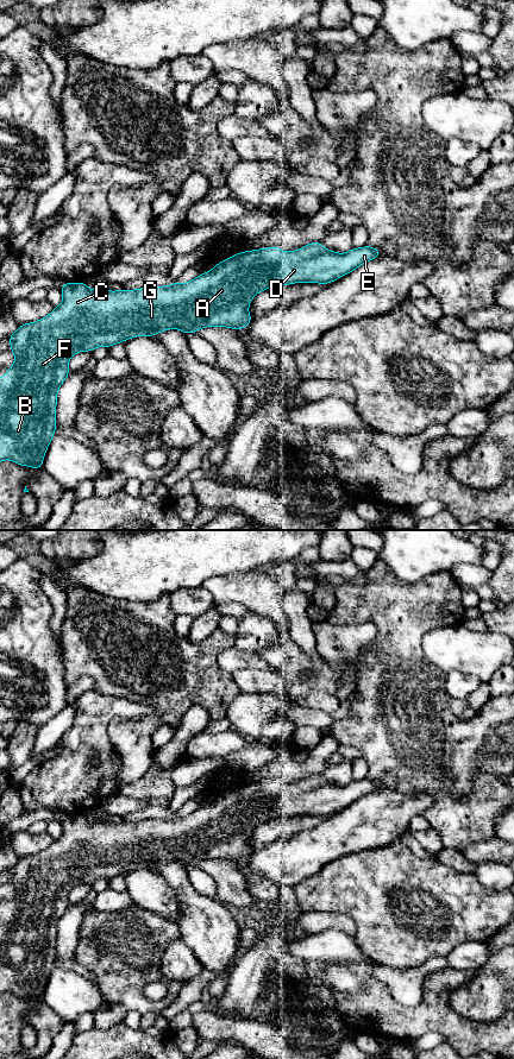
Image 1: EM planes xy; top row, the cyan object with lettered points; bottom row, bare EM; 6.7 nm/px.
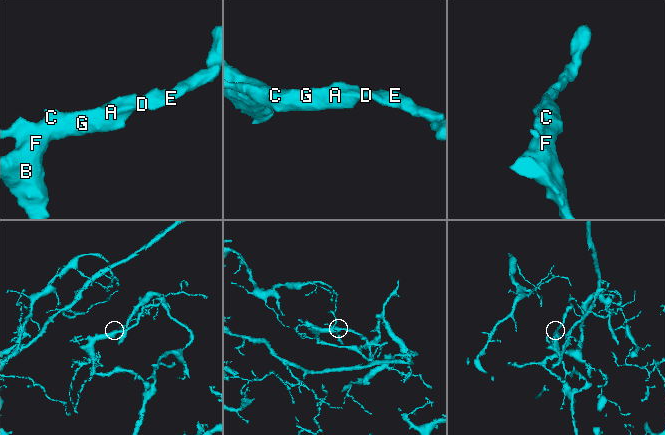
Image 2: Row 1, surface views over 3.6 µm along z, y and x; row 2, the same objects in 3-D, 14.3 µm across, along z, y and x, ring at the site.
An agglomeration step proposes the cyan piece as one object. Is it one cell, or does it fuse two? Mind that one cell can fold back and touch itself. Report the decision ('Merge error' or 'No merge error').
No merge error

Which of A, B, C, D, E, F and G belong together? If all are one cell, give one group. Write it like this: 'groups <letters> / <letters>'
groups A B C D E F G

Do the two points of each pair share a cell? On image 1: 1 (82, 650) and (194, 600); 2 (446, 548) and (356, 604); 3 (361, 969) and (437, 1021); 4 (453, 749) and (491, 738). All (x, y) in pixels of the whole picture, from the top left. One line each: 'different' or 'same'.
1: different
2: different
3: same
4: same

